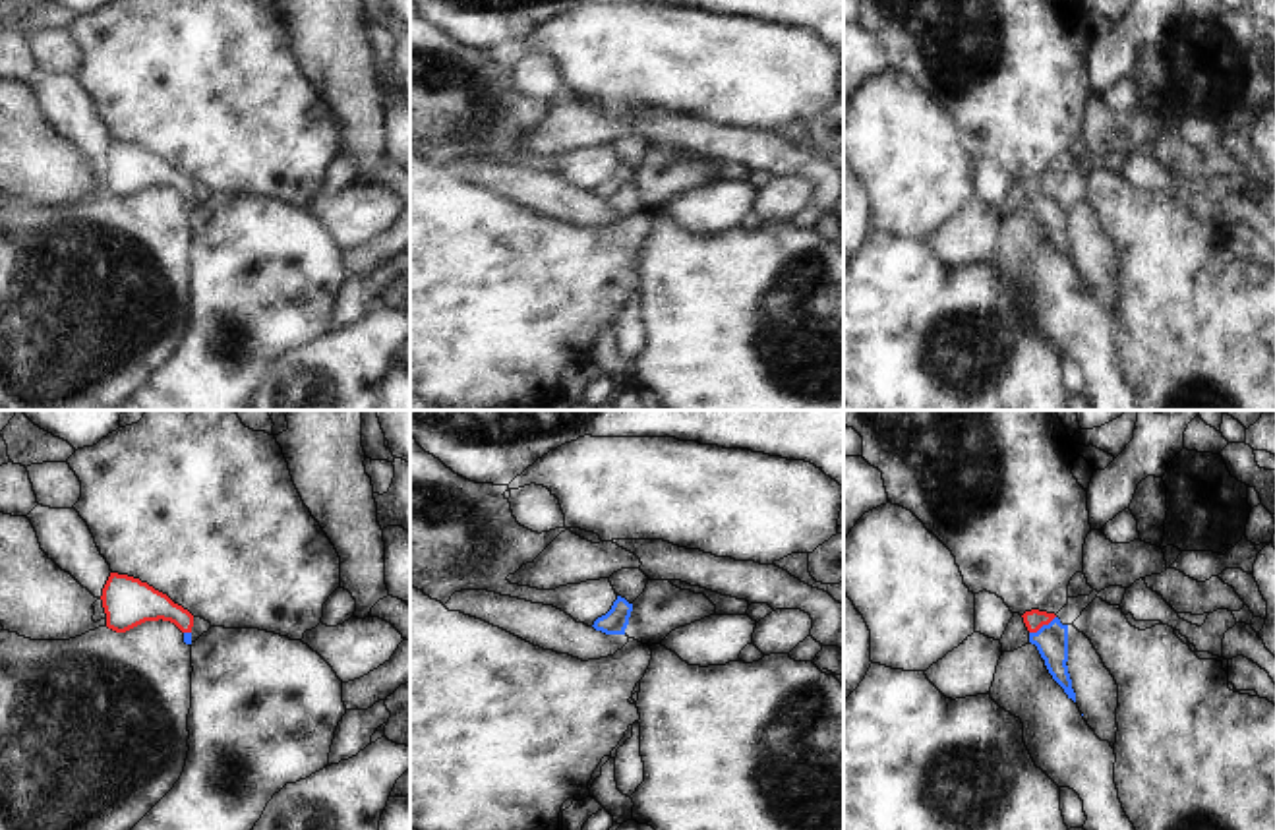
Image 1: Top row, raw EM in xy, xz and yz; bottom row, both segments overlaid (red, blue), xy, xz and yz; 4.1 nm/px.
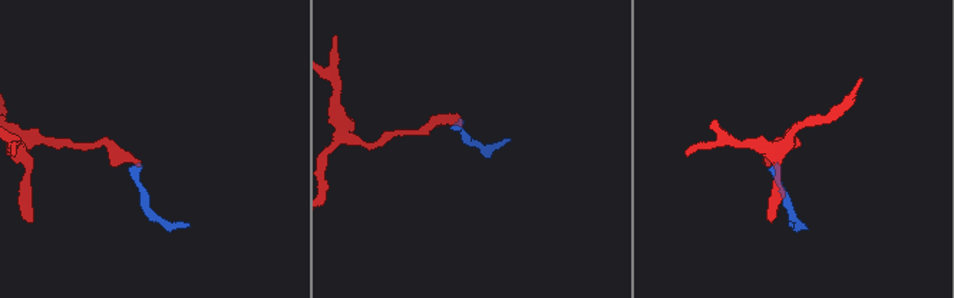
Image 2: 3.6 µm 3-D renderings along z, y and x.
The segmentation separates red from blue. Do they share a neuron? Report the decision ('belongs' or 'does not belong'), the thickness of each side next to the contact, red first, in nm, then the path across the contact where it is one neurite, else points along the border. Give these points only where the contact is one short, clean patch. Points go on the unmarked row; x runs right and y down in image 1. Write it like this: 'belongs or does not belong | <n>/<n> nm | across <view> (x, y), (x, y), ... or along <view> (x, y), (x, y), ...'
belongs | 90/140 nm | across yz (1034, 186), (1041, 192), (1051, 207)

